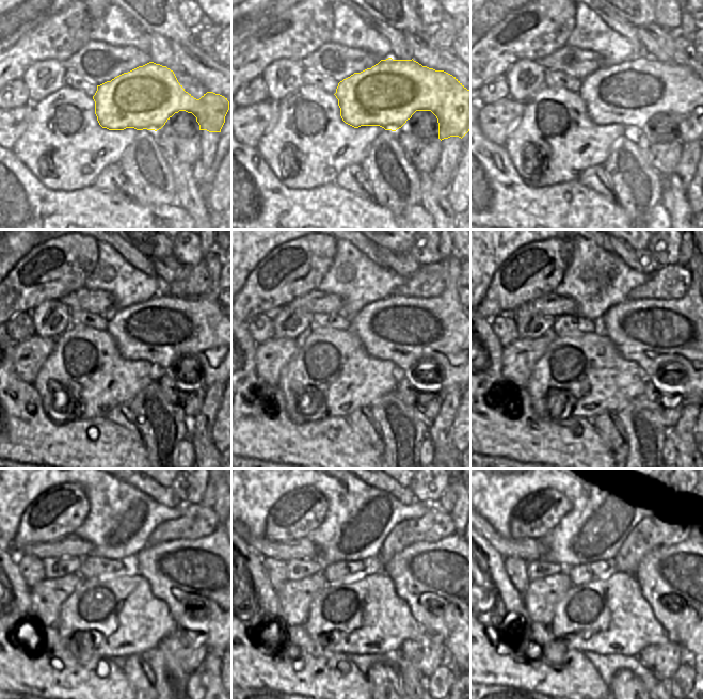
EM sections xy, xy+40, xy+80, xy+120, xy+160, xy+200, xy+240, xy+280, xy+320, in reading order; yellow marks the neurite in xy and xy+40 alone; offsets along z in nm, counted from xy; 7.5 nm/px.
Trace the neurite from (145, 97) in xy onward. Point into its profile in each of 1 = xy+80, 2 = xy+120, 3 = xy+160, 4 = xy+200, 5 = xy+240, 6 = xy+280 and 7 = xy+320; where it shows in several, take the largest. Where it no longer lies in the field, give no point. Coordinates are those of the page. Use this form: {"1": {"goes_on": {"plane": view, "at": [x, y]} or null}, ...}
{"1": {"goes_on": {"plane": "xy+80", "at": [630, 93]}}, "2": {"goes_on": {"plane": "xy+120", "at": [165, 330]}}, "3": {"goes_on": {"plane": "xy+160", "at": [408, 331]}}, "4": {"goes_on": {"plane": "xy+200", "at": [683, 347]}}, "5": {"goes_on": {"plane": "xy+240", "at": [209, 585]}}, "6": {"goes_on": {"plane": "xy+280", "at": [448, 585]}}, "7": {"goes_on": {"plane": "xy+320", "at": [687, 585]}}}

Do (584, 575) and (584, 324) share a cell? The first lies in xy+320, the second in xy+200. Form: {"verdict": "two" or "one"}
{"verdict": "one"}

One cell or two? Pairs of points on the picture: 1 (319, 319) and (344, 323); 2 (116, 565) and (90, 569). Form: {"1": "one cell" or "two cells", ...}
{"1": "one cell", "2": "one cell"}

